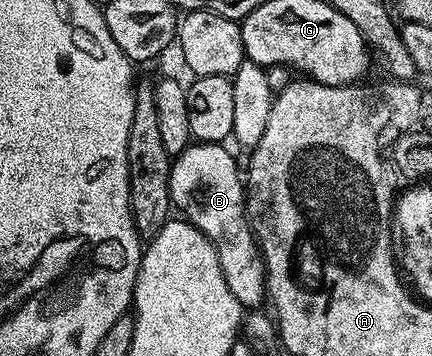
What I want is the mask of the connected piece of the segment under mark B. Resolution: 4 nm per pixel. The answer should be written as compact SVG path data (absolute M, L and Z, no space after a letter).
M193 142L175 156L170 170L168 197L172 199L173 209L188 223L202 230L214 246L230 294L234 294L245 309L256 310L266 300L264 258L248 222L246 184L242 179L241 165L240 168L236 165L235 158L224 147L220 142Z

